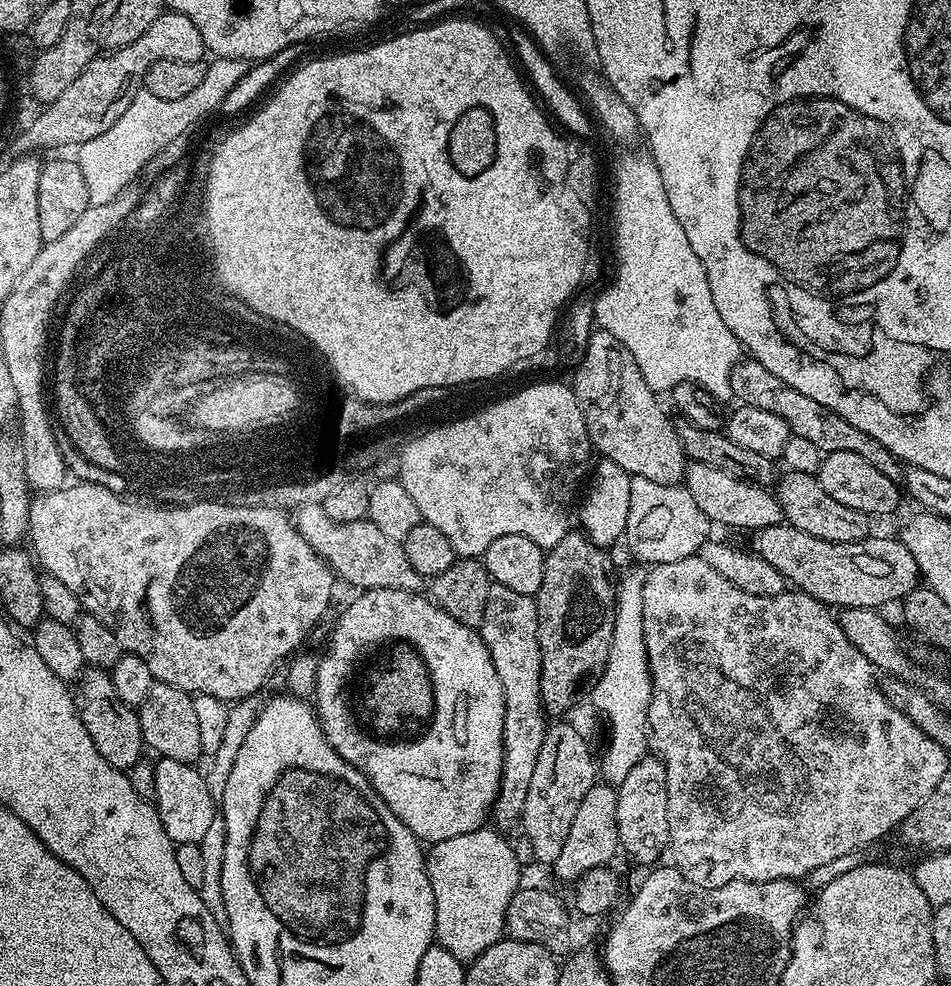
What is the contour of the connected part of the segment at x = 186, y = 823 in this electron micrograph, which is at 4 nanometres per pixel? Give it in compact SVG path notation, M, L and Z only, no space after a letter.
M160 758L154 764L154 781L156 812L162 818L162 826L172 843L200 844L210 822L214 822L218 814L218 804L211 800L205 773L174 758Z

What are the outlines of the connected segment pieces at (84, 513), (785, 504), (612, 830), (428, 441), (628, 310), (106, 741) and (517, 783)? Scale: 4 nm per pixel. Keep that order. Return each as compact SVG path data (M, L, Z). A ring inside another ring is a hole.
M69 483L67 486L54 490L53 492L42 492L33 495L32 505L30 506L30 522L28 523L28 536L30 537L30 541L32 540L32 544L30 543L31 551L34 553L39 567L43 569L47 575L58 578L58 582L62 582L68 589L74 590L74 594L78 598L81 609L83 609L87 615L98 618L98 622L110 626L114 638L118 638L120 647L125 653L142 658L142 662L146 662L146 666L150 666L150 674L152 675L153 681L161 684L169 684L189 694L213 696L225 702L237 702L250 696L255 696L261 691L259 688L271 678L272 671L274 671L280 663L283 665L285 661L300 648L298 647L299 644L303 645L305 641L307 641L311 628L322 618L324 613L329 611L330 606L328 606L328 603L332 600L332 580L334 581L332 569L329 568L327 562L310 546L310 542L306 542L306 538L302 538L302 534L298 534L294 521L290 518L280 516L278 512L271 512L267 503L259 502L257 504L234 505L204 500L194 504L182 503L179 506L167 506L168 508L162 508L166 506L154 506L158 508L151 508L148 504L131 504L130 501L123 500L118 493L111 492L110 489L103 488L100 484L71 484L72 483Z
M785 471L774 485L774 495L780 503L784 520L798 530L806 530L806 534L814 534L814 538L828 542L858 542L870 535L870 517L858 510L850 510L850 506L842 506L842 502L830 498L830 494L822 490L816 476Z
M597 782L586 790L586 798L578 802L578 810L574 813L574 823L570 826L570 834L562 846L562 854L558 854L554 865L556 876L560 880L575 882L586 870L594 870L611 865L616 852L621 851L618 838L618 798L616 788L607 782Z
M544 380L541 384L532 384L529 388L520 388L513 396L504 396L501 400L496 400L493 404L478 409L477 412L474 411L469 411L459 418L449 419L447 422L437 423L435 425L437 428L432 428L429 432L414 437L399 453L401 472L398 479L401 486L406 490L406 494L410 494L410 498L414 498L414 506L418 506L421 521L434 526L437 530L442 530L442 534L446 534L450 546L454 546L457 557L460 558L483 557L486 546L490 546L490 542L495 542L506 534L522 534L522 538L530 538L530 542L538 542L538 546L545 550L558 546L558 542L562 542L562 538L566 538L566 534L570 530L568 511L572 508L572 499L576 496L576 487L579 486L580 479L582 479L581 484L585 479L590 468L588 459L594 456L594 449L588 437L584 415L578 406L578 398L567 383L559 384L556 380Z
M636 150L625 151L628 153L616 164L616 189L612 192L612 224L616 227L616 281L601 296L595 297L595 323L610 334L614 334L614 338L618 338L618 342L622 342L622 346L626 346L626 350L630 350L630 354L634 354L634 362L638 362L638 370L642 370L642 378L646 378L646 386L650 386L653 392L668 394L671 393L674 386L678 386L678 382L694 382L705 388L715 400L731 401L733 394L730 388L730 374L734 370L734 366L742 359L740 343L738 338L734 338L730 326L726 326L726 322L722 322L722 314L718 314L718 310L714 306L706 270L702 266L698 254L694 254L694 249L690 247L690 242L686 239L686 230L682 230L678 218L674 218L674 210L670 210L670 198L662 186L662 174L658 174L658 166L654 162L654 158L644 150L632 151Z
M94 667L81 672L74 688L74 699L78 714L86 726L86 734L90 734L90 742L94 742L98 754L102 754L102 758L106 758L106 762L115 768L129 770L134 767L142 759L140 751L146 748L140 717L133 705L118 698L111 675L105 669Z
M501 584L490 586L490 594L486 598L486 614L478 629L484 640L486 650L494 662L494 670L498 670L498 682L502 682L502 698L504 699L504 717L502 718L502 778L496 802L490 813L495 827L500 830L512 828L521 823L526 794L530 790L530 781L534 775L534 765L538 762L538 754L542 751L542 742L546 738L550 724L542 706L540 693L540 675L542 674L542 654L538 642L538 610L535 599L526 594L518 594Z

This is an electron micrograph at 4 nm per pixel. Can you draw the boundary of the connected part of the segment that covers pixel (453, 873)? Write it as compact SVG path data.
M485 826L470 834L458 834L458 838L446 838L431 845L426 852L426 867L430 886L434 890L434 918L436 919L435 943L441 944L454 958L462 962L476 960L487 948L505 939L506 914L510 898L514 898L517 888L521 887L520 864L516 852L503 840L495 827Z

